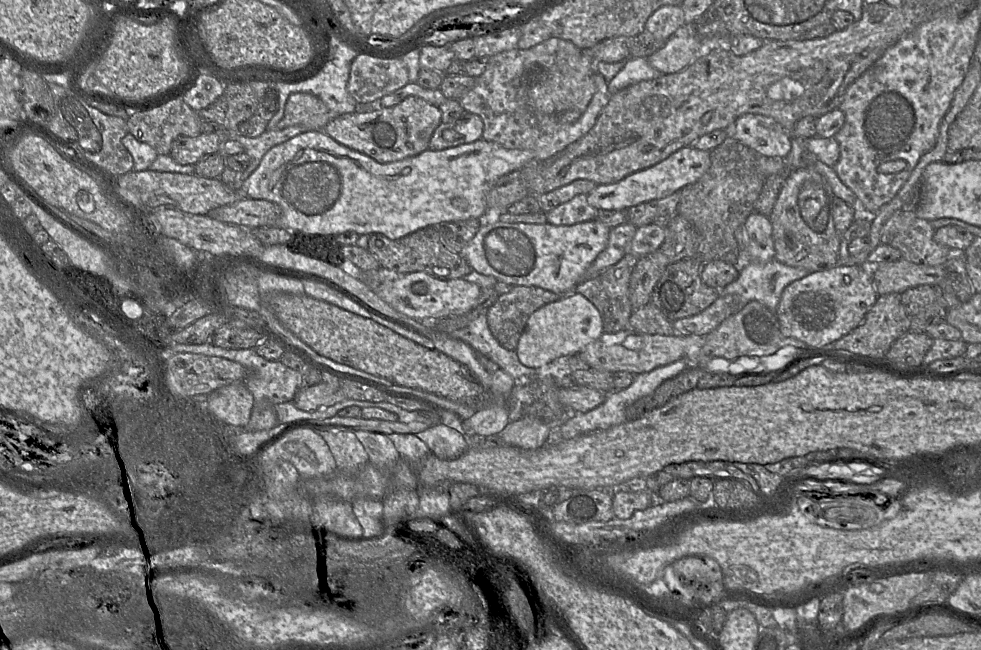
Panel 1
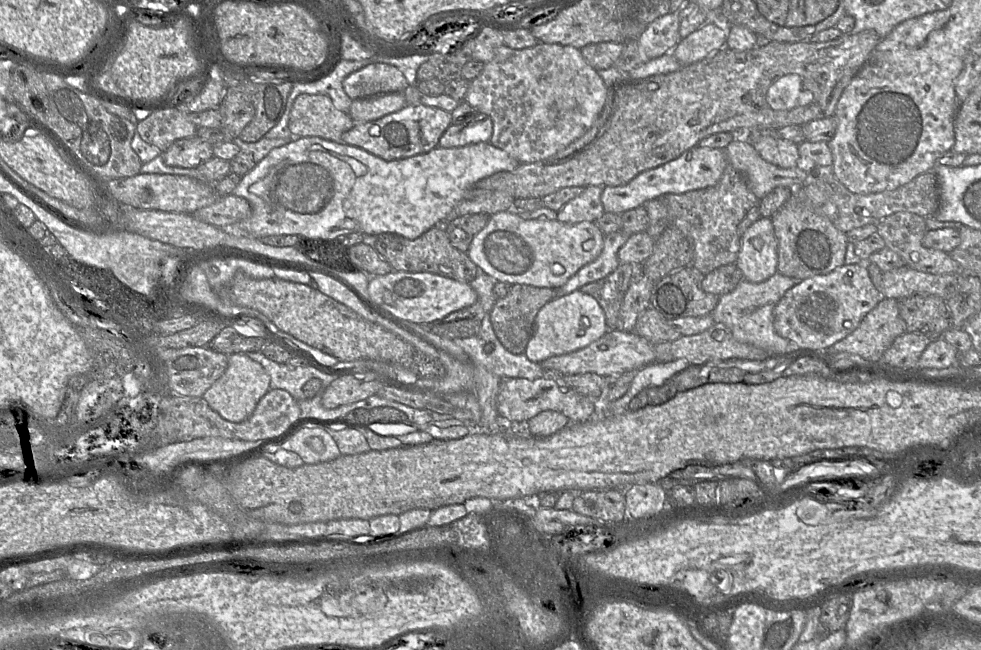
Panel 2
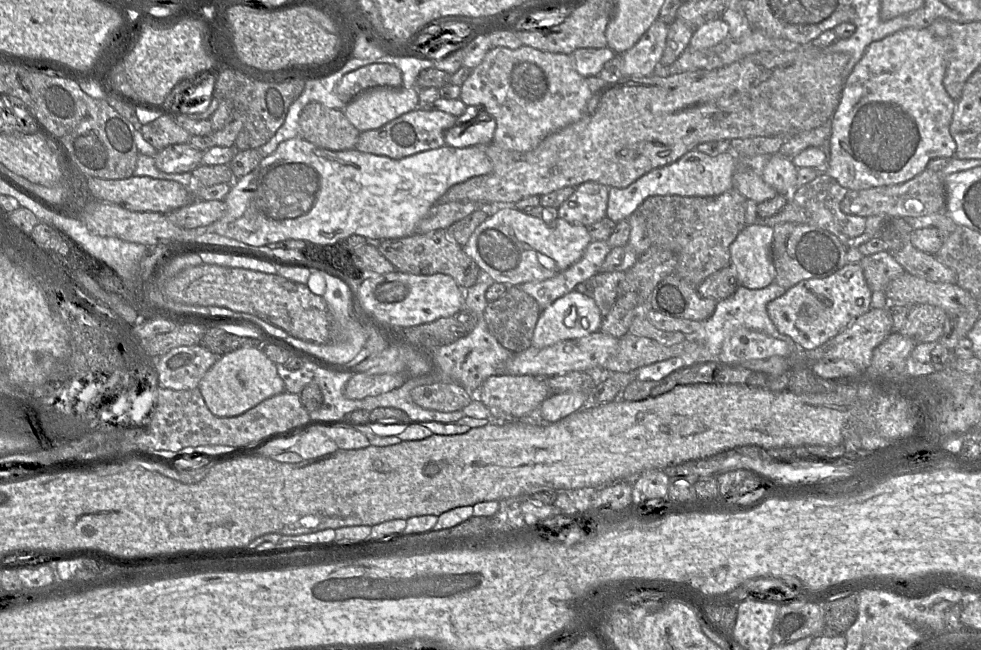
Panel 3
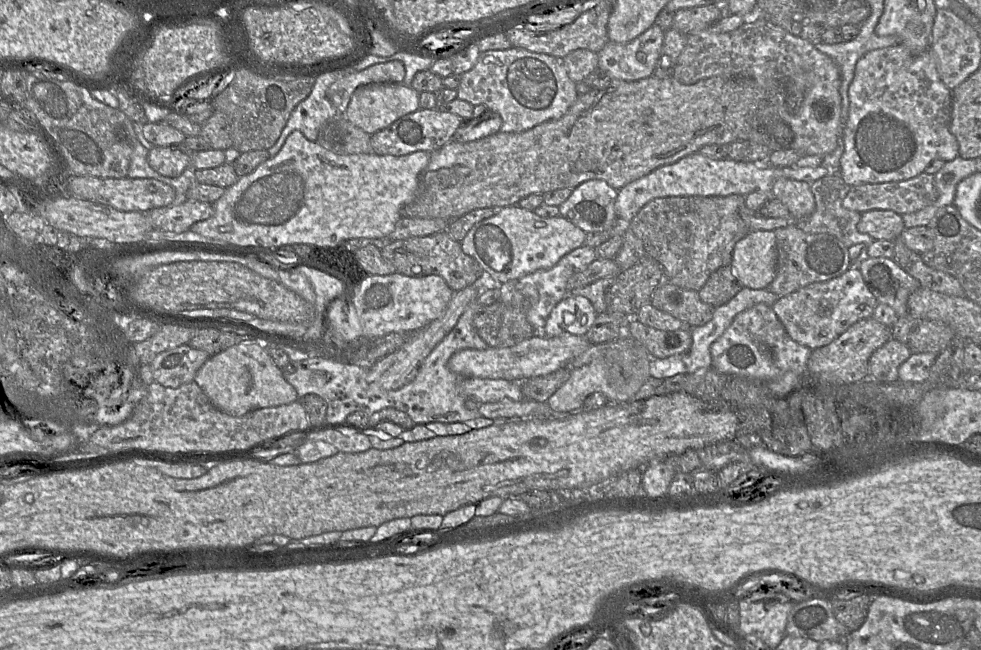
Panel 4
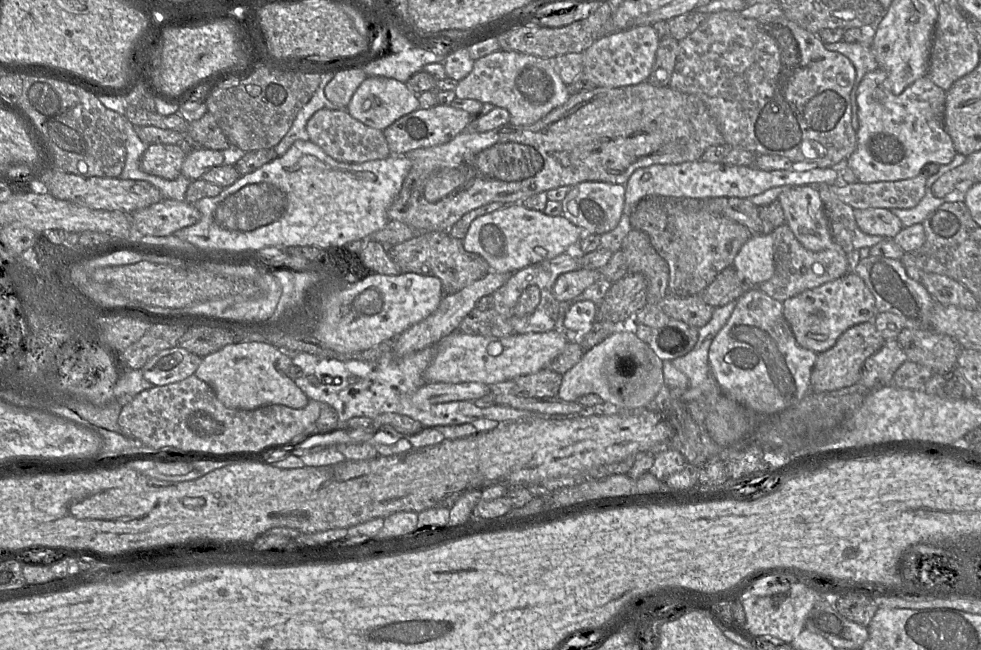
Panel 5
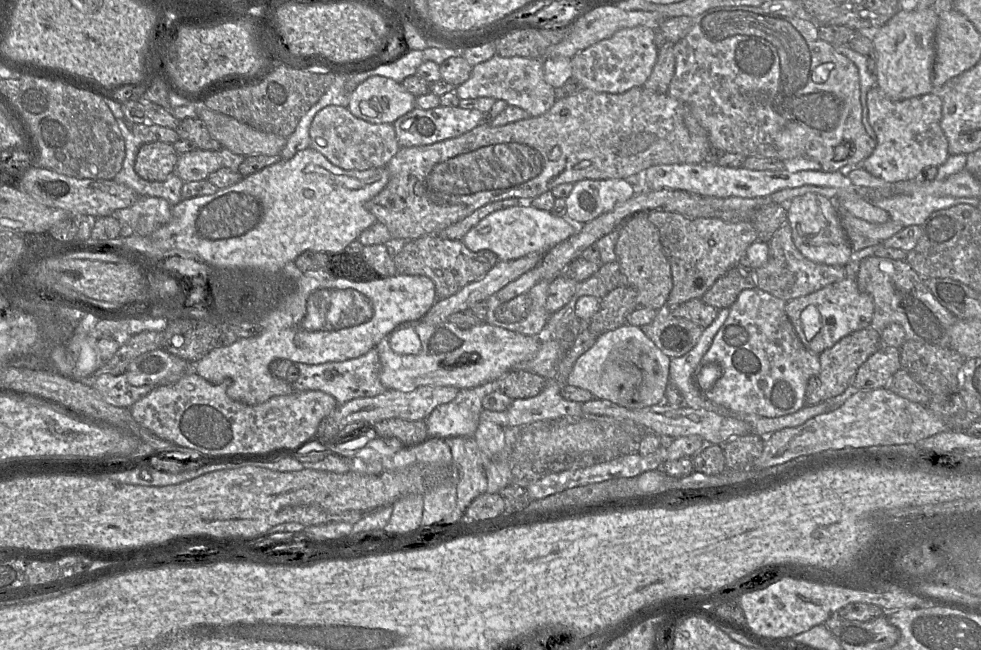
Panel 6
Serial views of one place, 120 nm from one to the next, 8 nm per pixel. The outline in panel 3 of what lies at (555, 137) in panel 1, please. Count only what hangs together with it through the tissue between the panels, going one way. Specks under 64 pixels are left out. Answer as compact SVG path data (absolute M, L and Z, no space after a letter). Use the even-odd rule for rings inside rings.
M522 45L518 49L491 48L461 86L460 100L467 106L483 106L496 120L492 143L510 151L529 152L548 135L577 122L593 93L586 78L580 75L570 55L541 51Z

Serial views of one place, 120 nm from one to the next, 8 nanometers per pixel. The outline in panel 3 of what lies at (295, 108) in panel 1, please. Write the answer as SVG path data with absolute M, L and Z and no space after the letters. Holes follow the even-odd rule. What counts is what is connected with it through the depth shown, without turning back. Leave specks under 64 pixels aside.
M310 102L303 108L299 124L301 137L332 151L355 148L360 134L342 110L328 108L319 102Z

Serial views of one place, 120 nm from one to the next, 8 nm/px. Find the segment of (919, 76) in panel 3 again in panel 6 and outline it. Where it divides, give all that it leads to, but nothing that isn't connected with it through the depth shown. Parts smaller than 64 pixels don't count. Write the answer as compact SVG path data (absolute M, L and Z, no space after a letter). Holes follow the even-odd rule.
M875 85L867 94L868 121L876 134L873 153L862 163L871 175L886 182L920 180L923 168L939 167L950 156L941 128L942 100L937 91L902 101L887 98Z

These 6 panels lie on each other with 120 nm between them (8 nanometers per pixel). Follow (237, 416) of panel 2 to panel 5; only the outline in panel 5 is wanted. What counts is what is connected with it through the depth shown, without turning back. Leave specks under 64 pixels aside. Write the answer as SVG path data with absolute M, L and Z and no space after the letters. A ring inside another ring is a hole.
M232 343L202 358L194 375L208 384L218 400L230 409L255 410L270 405L304 408L309 402L308 397L293 380L275 368L276 361L282 354L280 350L266 343Z

